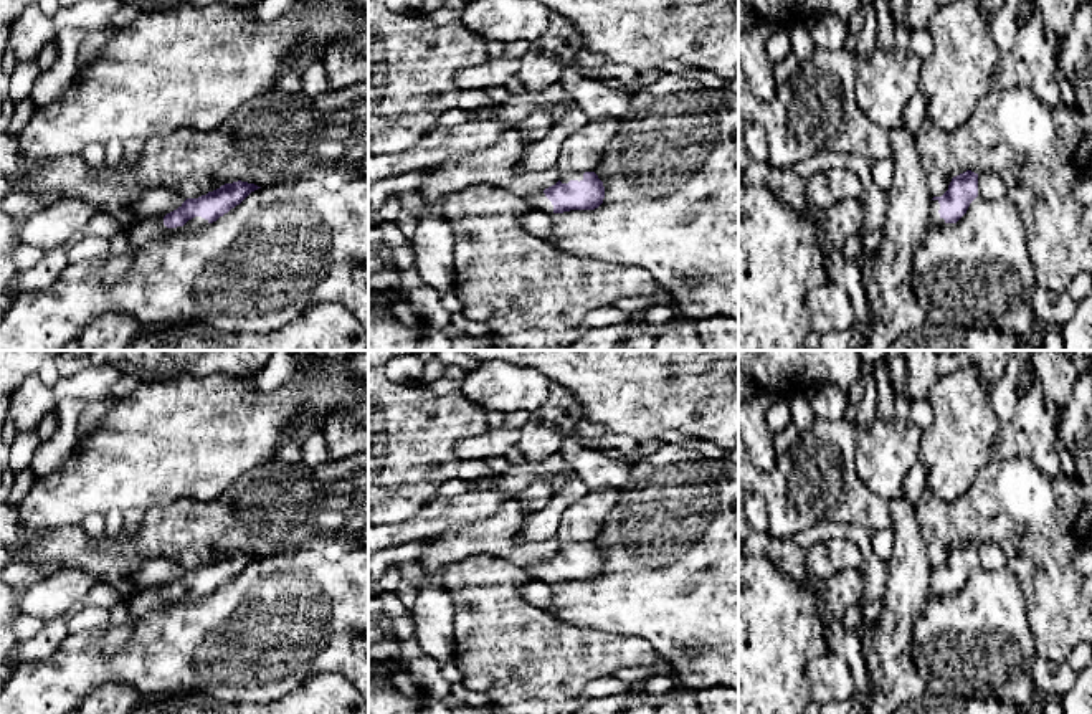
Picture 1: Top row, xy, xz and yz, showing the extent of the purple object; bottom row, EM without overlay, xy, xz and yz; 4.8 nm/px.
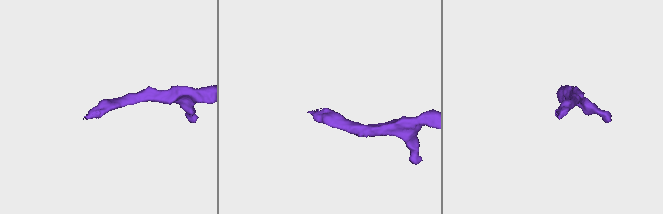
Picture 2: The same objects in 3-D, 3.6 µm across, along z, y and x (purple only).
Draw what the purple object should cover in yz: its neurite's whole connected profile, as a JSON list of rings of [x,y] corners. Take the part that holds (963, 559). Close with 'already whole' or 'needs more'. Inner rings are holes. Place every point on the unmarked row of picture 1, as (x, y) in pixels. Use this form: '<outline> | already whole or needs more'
[[[966,540],[952,549],[948,560],[942,567],[933,567],[930,574],[930,595],[942,597],[957,593],[978,567],[978,544]]] | needs more

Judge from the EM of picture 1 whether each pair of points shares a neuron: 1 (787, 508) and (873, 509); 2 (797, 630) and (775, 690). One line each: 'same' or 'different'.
1: same
2: same

